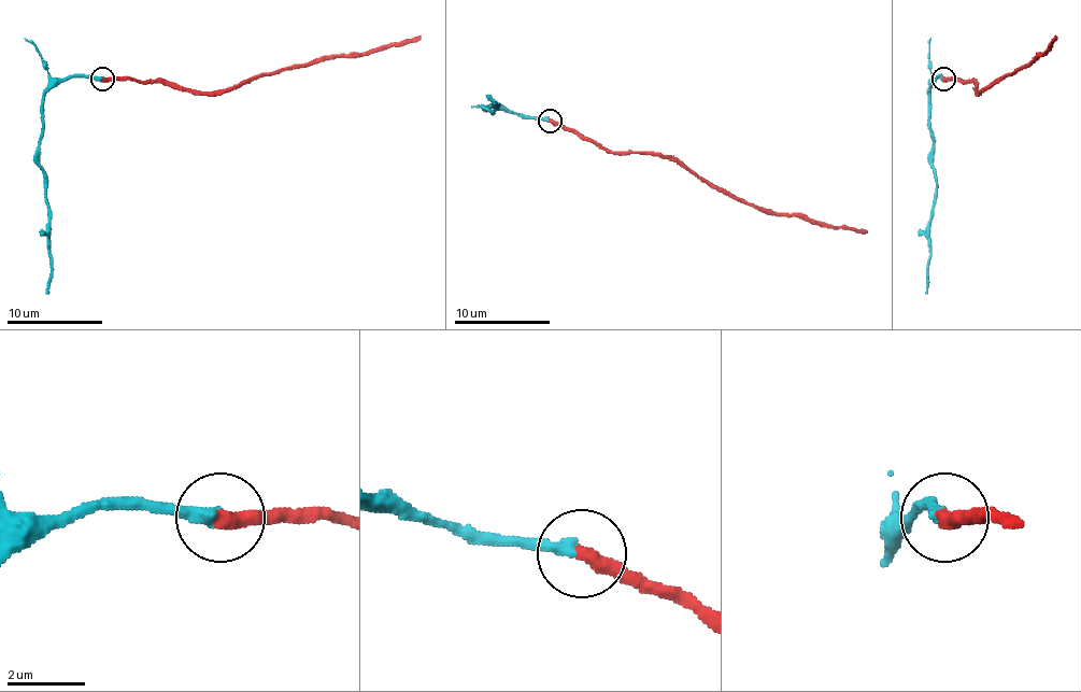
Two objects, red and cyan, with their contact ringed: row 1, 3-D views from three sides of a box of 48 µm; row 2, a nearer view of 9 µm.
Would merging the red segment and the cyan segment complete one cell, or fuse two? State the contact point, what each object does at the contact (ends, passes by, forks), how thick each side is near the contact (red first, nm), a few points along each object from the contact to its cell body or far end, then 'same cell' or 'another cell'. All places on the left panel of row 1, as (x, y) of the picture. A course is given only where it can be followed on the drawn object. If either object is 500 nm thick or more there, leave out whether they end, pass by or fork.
(102, 79) | red ends | cyan ends | 420/320 nm | red via (103, 80), (230, 92), (255, 76), (331, 55), (358, 55), (382, 45), (401, 45), (421, 36) | cyan via (103, 76), (60, 80), (43, 99), (38, 166), (43, 173), (51, 272), (45, 294) | same cell

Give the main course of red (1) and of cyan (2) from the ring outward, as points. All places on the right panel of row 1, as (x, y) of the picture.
1: (943, 80), (975, 84), (977, 92), (981, 92), (1000, 76), (1027, 65), (1056, 36)
2: (943, 76), (936, 80), (928, 99), (936, 202), (926, 294)

